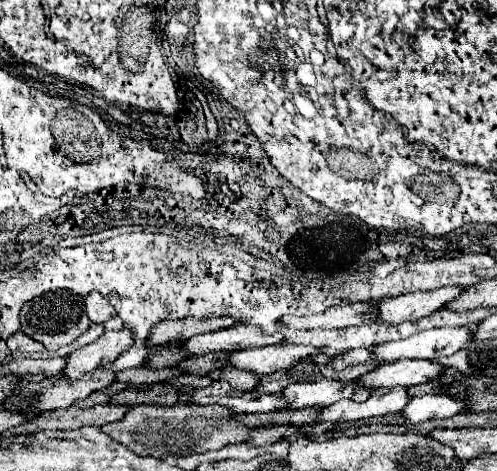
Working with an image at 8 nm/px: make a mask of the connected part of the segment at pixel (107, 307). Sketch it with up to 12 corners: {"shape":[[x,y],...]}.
{"shape":[[99,292],[85,298],[91,322],[107,322],[115,308]]}

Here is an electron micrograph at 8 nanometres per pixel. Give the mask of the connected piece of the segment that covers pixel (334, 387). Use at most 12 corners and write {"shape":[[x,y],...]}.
{"shape":[[353,382],[289,384],[285,410],[327,408],[339,400],[367,400]]}

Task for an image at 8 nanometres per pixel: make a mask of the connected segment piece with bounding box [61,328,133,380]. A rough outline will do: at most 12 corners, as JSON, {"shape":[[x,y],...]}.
{"shape":[[125,328],[67,356],[61,376],[79,380],[109,366],[131,344]]}

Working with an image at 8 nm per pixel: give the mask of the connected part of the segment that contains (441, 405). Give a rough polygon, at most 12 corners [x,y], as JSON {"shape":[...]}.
{"shape":[[443,394],[411,398],[401,416],[411,424],[451,418],[463,400]]}

